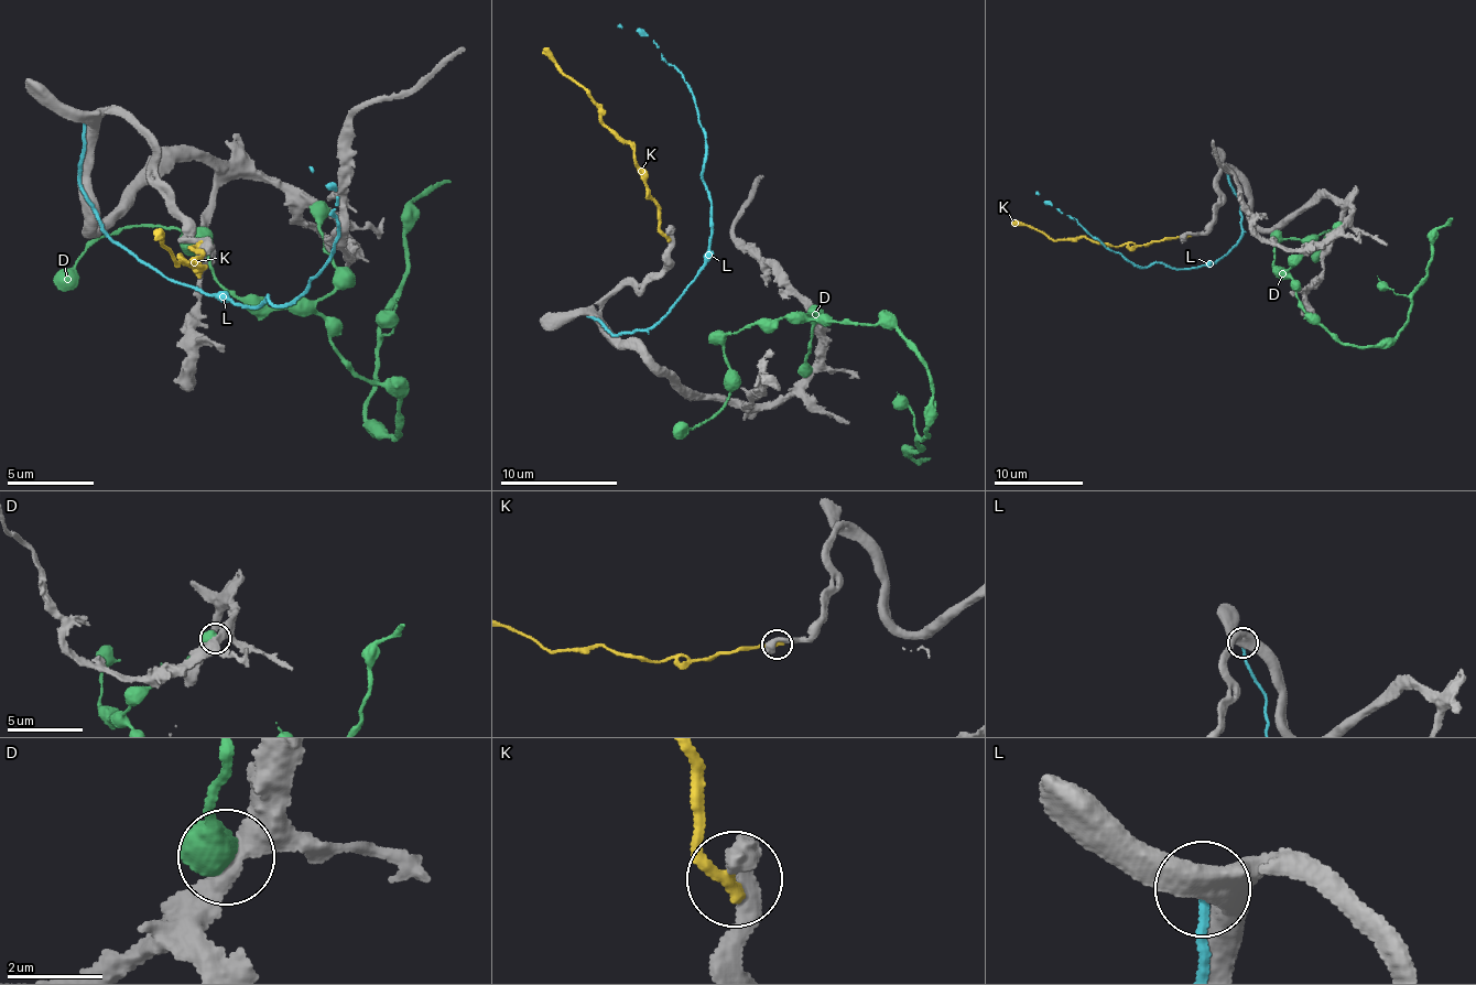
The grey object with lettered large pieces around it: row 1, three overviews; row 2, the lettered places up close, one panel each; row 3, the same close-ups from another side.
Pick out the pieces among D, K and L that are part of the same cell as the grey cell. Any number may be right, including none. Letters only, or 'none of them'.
none of them

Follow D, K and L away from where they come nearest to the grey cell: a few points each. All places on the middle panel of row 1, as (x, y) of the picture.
D: (809, 372), (803, 314), (891, 327), (926, 368), (928, 434), (905, 450), (929, 457)
K: (669, 236), (660, 228), (660, 207), (632, 150), (608, 127), (603, 109), (586, 89), (543, 49)
L: (588, 316), (616, 335), (646, 329), (673, 307), (709, 249), (705, 132), (693, 93), (657, 42), (617, 24)

